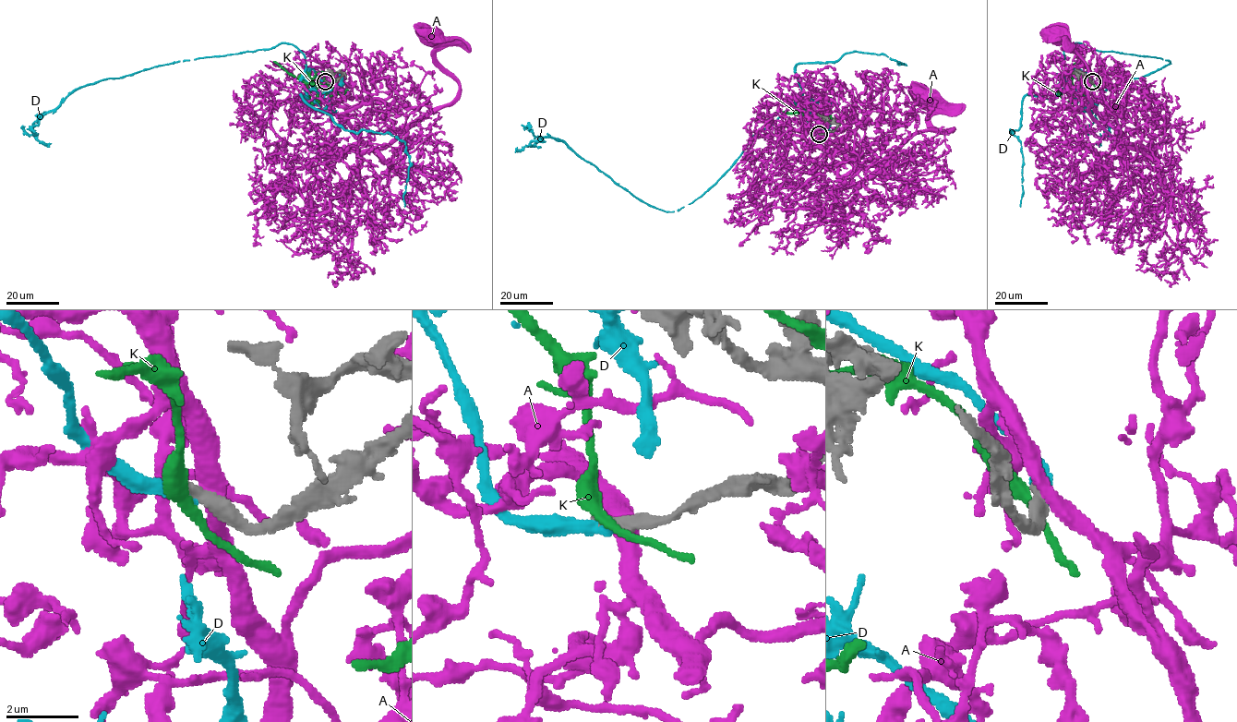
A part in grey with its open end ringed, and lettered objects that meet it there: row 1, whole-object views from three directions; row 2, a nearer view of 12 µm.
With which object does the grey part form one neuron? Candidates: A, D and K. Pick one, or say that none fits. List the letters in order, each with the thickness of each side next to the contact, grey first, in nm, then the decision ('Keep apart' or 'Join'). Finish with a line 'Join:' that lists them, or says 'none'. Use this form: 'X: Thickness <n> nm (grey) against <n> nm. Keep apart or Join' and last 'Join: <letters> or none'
A: Thickness 480 nm (grey) against 440 nm. Keep apart
D: Thickness 420 nm (grey) against 360 nm. Join
K: Thickness 380 nm (grey) against 340 nm. Keep apart
Join: D

